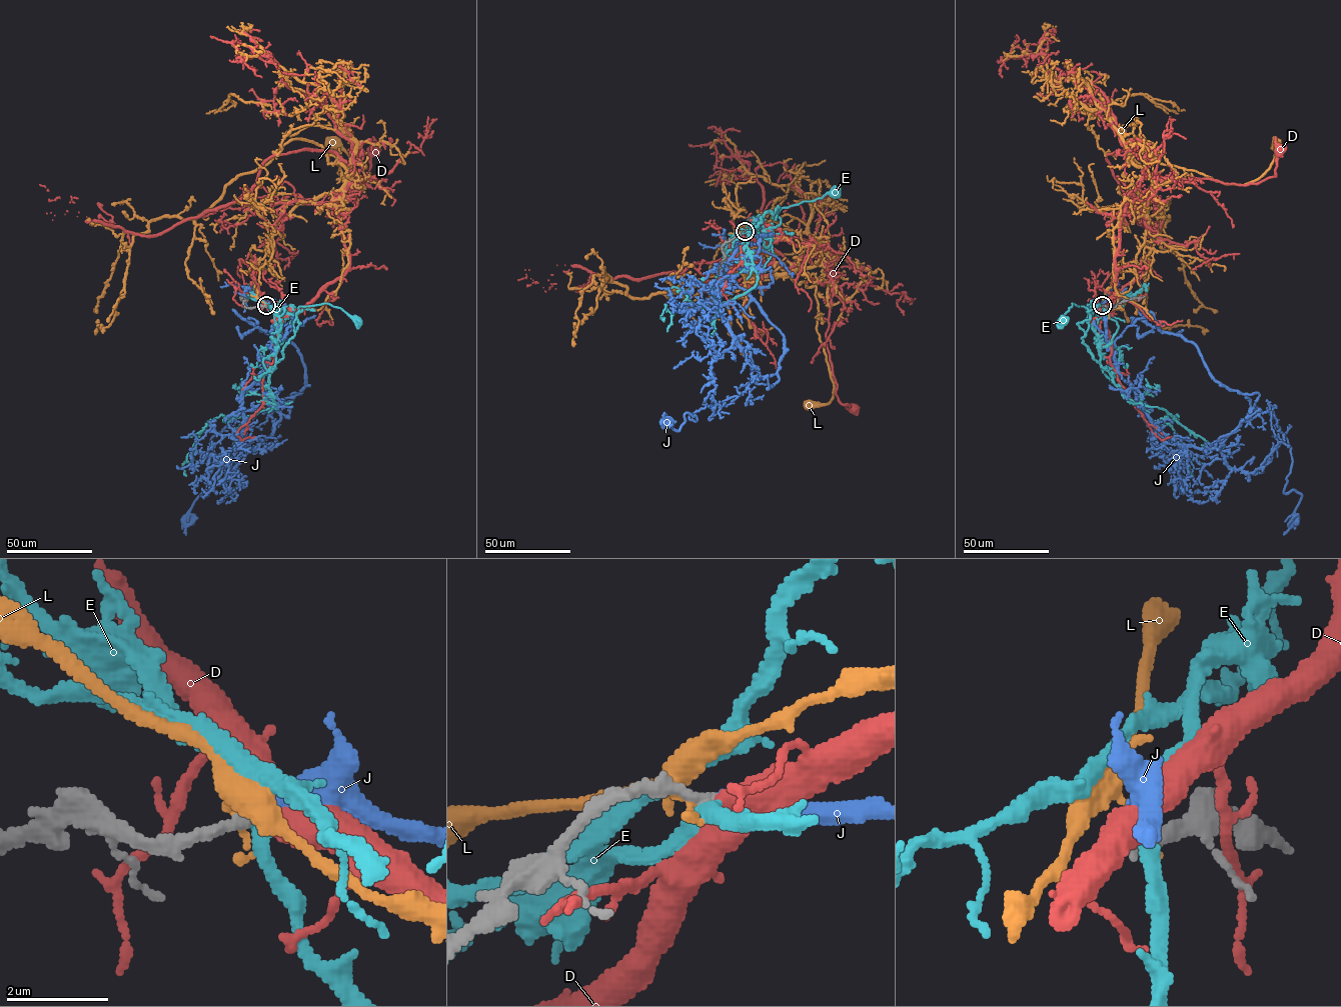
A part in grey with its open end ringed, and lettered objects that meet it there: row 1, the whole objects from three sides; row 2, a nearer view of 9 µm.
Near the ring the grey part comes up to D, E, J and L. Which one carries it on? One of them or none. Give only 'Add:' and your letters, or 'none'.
Add: J

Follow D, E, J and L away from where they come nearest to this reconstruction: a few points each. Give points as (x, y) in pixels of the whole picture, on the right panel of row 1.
D: (1102, 305), (1102, 314), (1116, 295), (1121, 217), (1147, 172), (1259, 183), (1275, 175), (1280, 149)
E: (1102, 305), (1100, 315), (1102, 312), (1098, 315), (1072, 303), (1064, 322)
J: (1102, 305), (1117, 371), (1169, 438), (1210, 449), (1273, 411), (1292, 456), (1284, 491), (1301, 495), (1293, 519)
L: (1102, 305), (1144, 242), (1144, 169), (1246, 184), (1275, 144)

